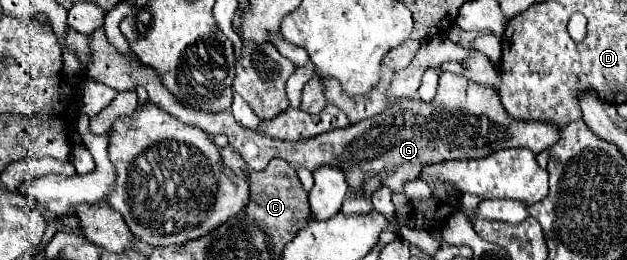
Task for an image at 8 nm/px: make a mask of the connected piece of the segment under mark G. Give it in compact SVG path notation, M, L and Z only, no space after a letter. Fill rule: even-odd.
M99 28L91 34L91 52L93 60L85 68L87 78L103 82L115 90L131 90L133 86L143 86L149 94L149 102L163 112L185 124L205 130L209 136L227 134L229 144L239 150L249 168L263 170L271 158L283 158L293 168L307 168L311 172L321 166L333 166L345 174L347 186L353 194L361 194L369 176L379 176L379 180L393 192L403 192L403 182L419 178L419 170L425 164L451 158L487 156L499 148L529 148L531 152L539 154L559 140L559 128L555 128L553 122L515 120L505 112L497 90L481 86L453 72L441 74L437 96L431 102L397 100L383 114L367 118L359 124L351 124L343 130L331 130L297 142L277 140L237 124L231 110L213 114L185 106L165 88L157 70L143 64L135 56L121 54L113 44L109 44L105 28Z

